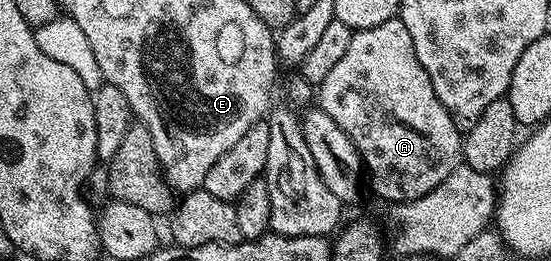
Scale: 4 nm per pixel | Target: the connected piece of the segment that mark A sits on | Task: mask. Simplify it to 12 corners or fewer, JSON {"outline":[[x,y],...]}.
{"outline":[[398,17],[318,84],[369,187],[412,203],[463,163]]}

